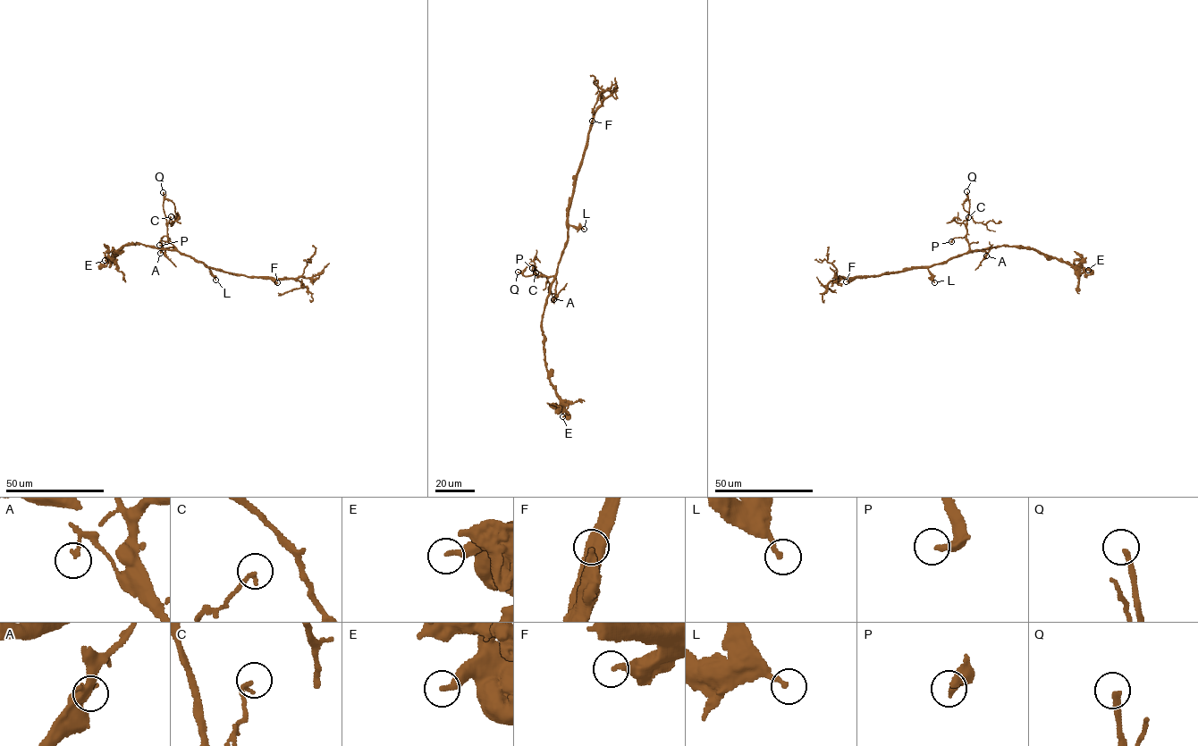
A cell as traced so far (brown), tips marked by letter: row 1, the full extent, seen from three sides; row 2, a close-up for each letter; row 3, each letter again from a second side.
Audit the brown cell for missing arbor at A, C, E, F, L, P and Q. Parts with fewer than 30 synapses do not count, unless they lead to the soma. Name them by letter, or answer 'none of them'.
Q

